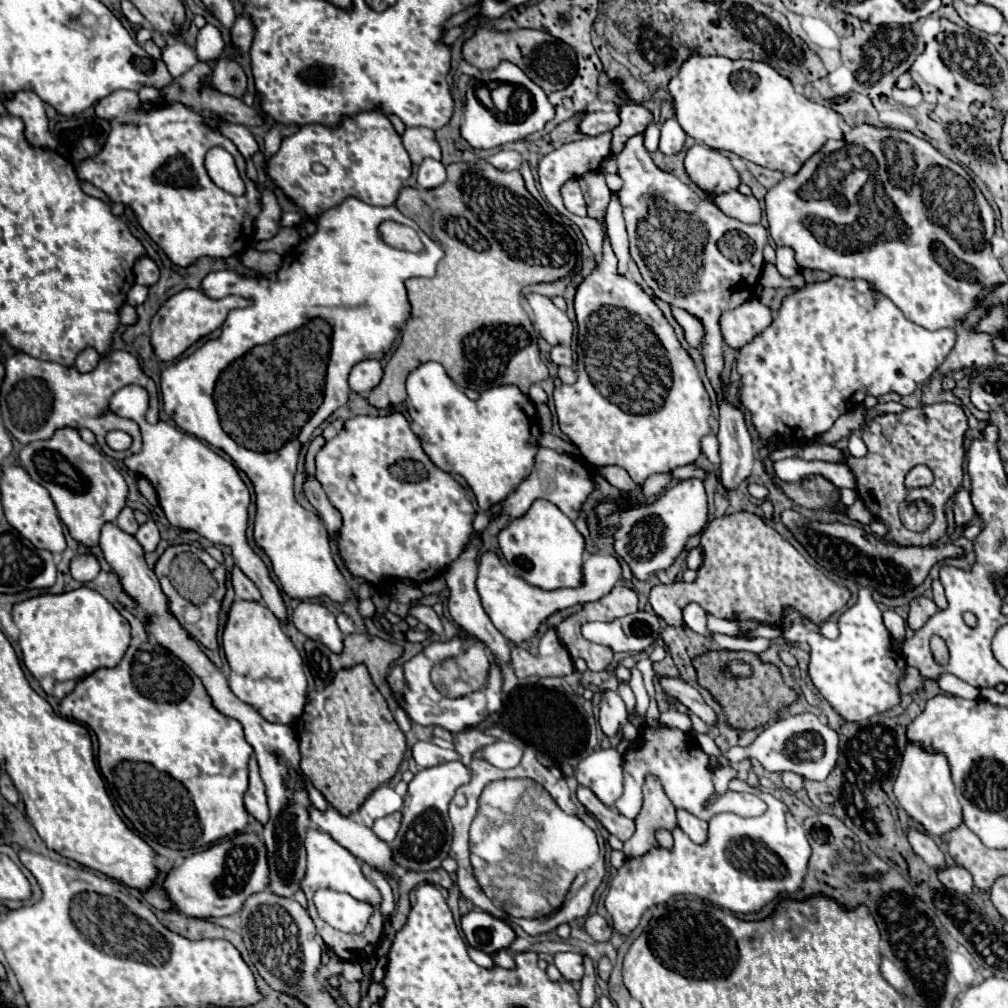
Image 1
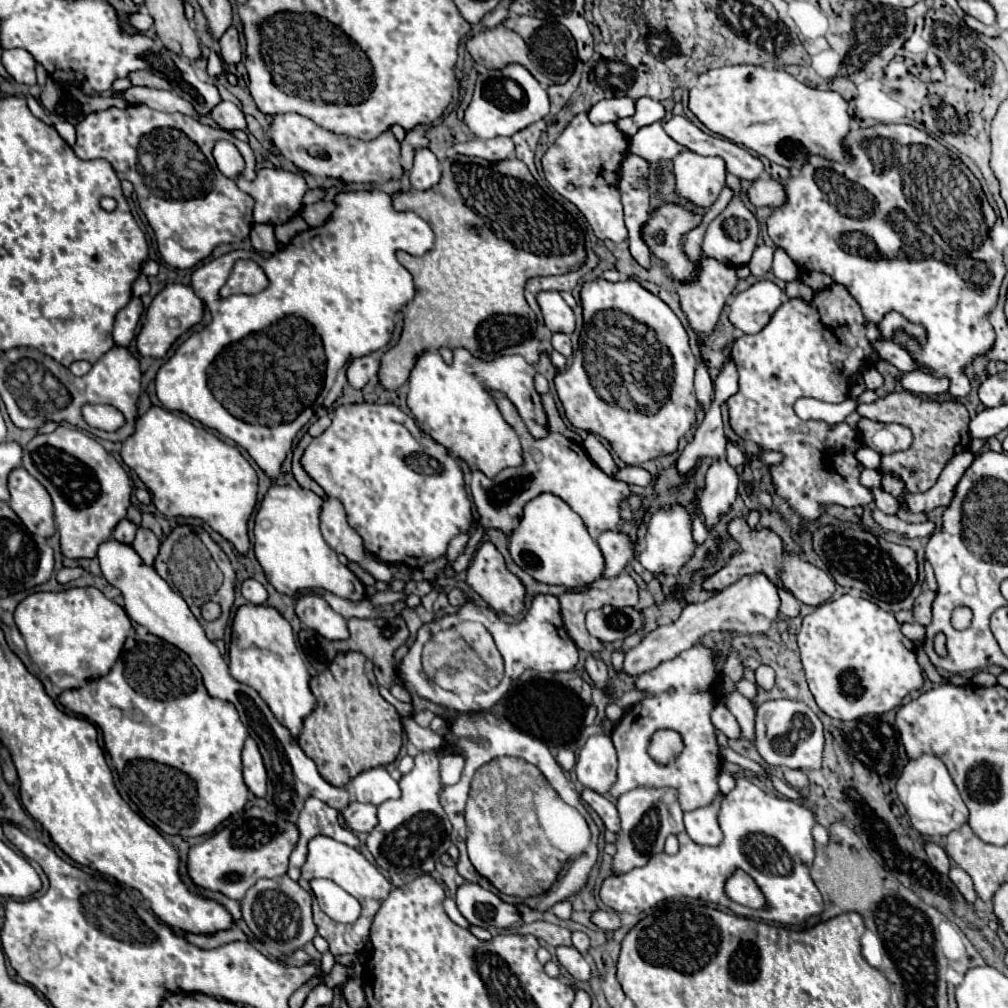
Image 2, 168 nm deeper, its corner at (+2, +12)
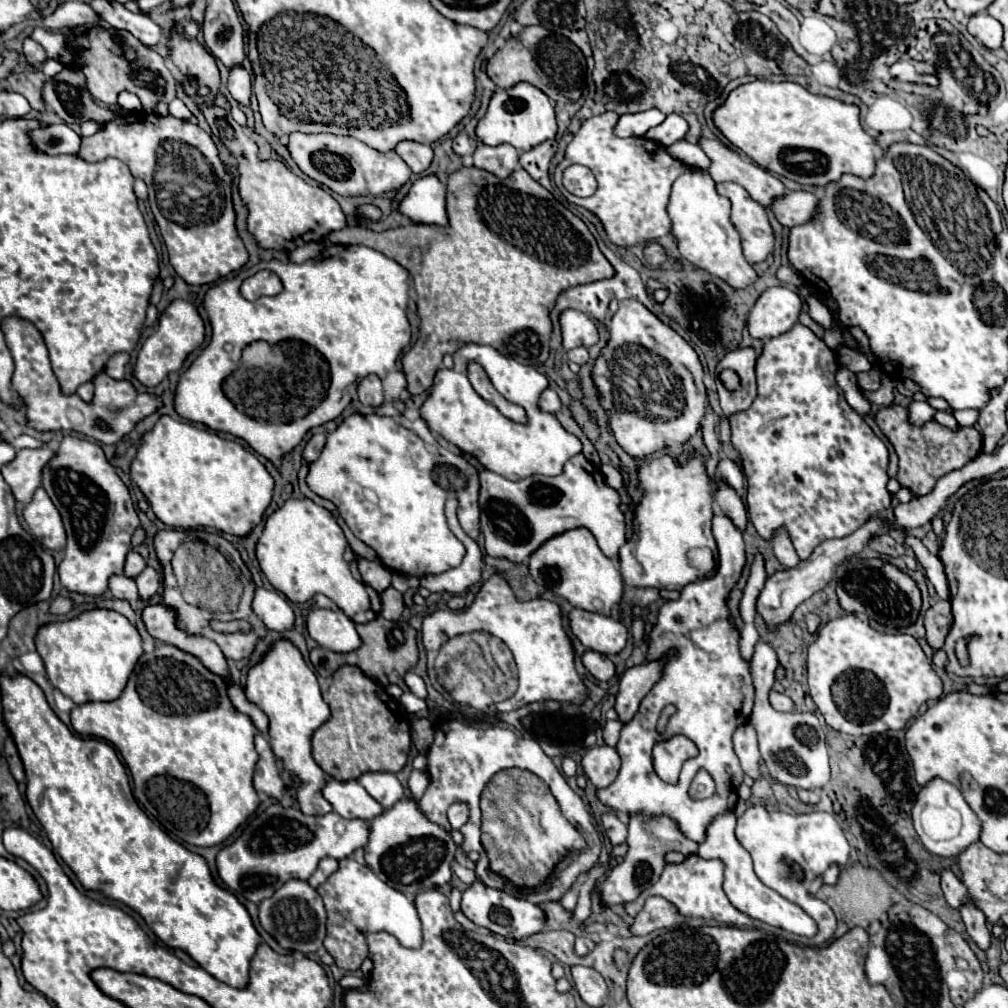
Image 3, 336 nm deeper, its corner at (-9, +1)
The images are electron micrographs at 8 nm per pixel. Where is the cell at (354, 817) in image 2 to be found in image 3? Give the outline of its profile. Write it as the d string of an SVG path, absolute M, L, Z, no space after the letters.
M273 803L245 827L233 845L219 851L217 871L221 881L235 895L241 895L253 903L261 903L289 879L307 881L325 855L333 859L349 857L355 849L367 843L367 835L369 827L363 819L347 821L335 811L311 817L295 807Z

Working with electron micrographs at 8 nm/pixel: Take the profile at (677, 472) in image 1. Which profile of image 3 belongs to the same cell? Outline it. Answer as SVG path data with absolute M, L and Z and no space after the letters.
M601 465L601 473L603 473L605 483L607 483L609 487L613 487L613 489L621 489L621 487L623 487L623 477L621 477L621 473L619 473L615 467L611 467L611 465Z

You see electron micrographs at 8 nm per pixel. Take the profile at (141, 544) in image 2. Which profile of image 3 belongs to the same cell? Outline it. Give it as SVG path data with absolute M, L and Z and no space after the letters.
M147 567L147 569L135 579L135 583L137 583L137 589L139 589L139 599L141 599L143 603L147 603L147 601L159 591L159 575L157 575L157 571L151 569L151 567Z

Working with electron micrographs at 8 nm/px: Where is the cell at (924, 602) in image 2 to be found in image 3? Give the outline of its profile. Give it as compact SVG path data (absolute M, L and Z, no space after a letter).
M937 601L933 607L925 613L925 629L927 629L927 643L933 651L943 647L943 641L951 629L953 615L951 615L951 603L949 601Z

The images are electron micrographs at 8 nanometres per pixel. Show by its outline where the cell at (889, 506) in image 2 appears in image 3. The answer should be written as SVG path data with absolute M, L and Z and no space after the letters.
M907 537L907 543L913 547L919 563L925 567L927 579L933 583L939 599L949 599L949 585L947 585L947 577L945 577L941 559L935 557L935 555L931 555L917 537Z

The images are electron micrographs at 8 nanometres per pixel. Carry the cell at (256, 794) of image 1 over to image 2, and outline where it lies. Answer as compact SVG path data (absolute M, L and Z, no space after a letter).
M248 738L244 744L242 764L244 764L244 784L254 796L264 798L267 794L268 776L262 756L258 752L258 746L252 738Z

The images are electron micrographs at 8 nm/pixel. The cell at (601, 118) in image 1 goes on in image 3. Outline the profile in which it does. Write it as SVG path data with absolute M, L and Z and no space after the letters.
M649 109L641 113L631 113L631 115L621 115L619 123L615 125L615 135L617 137L643 137L649 129L657 127L663 123L667 115L661 113L659 109Z

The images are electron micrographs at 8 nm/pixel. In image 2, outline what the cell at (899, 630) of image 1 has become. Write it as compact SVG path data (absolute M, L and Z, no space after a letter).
M902 622L902 632L904 636L908 636L910 640L914 640L916 644L924 642L924 628L920 624L910 624L910 622Z

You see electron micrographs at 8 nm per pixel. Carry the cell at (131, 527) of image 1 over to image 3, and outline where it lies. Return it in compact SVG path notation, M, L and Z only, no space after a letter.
M129 551L127 561L125 561L125 575L131 577L131 579L135 579L145 567L147 567L147 565L145 565L145 559L143 559L139 553Z

